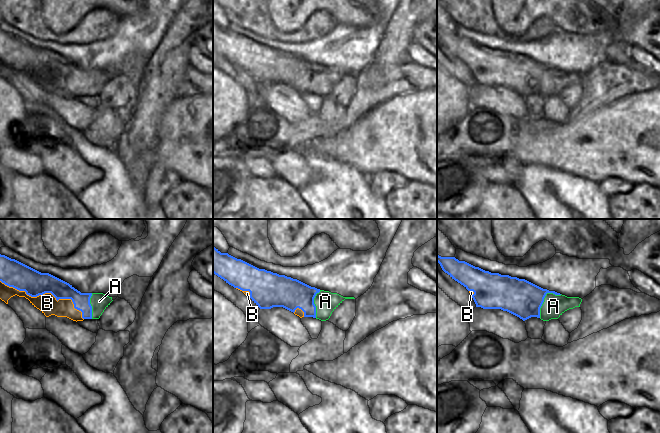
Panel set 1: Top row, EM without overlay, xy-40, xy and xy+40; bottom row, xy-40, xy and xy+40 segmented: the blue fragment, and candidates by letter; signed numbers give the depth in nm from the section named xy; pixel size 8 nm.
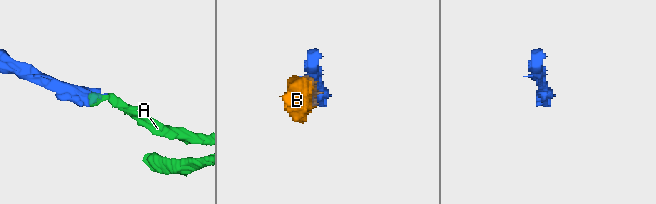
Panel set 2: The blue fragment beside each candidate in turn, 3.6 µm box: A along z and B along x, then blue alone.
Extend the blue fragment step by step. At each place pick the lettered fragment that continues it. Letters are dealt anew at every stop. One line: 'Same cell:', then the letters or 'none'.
Same cell: none.

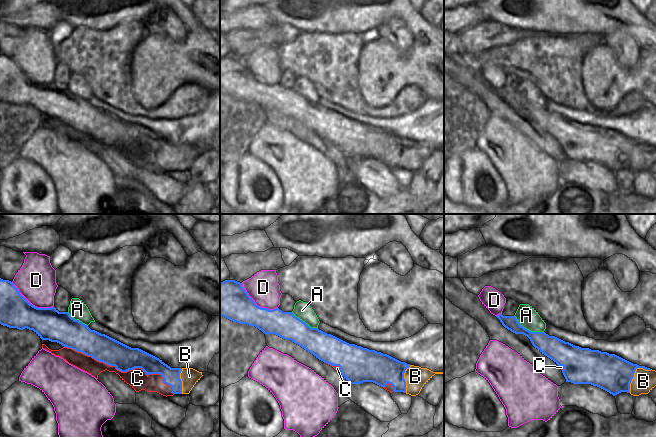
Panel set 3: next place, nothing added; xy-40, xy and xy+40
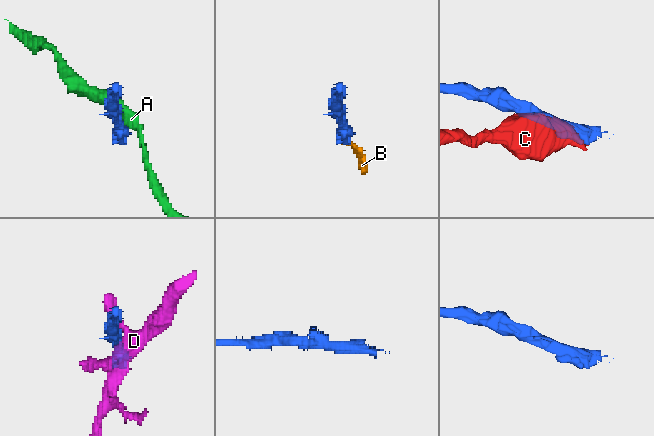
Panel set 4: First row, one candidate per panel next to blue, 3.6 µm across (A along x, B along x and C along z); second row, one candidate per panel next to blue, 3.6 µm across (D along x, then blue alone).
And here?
Same cell: none.

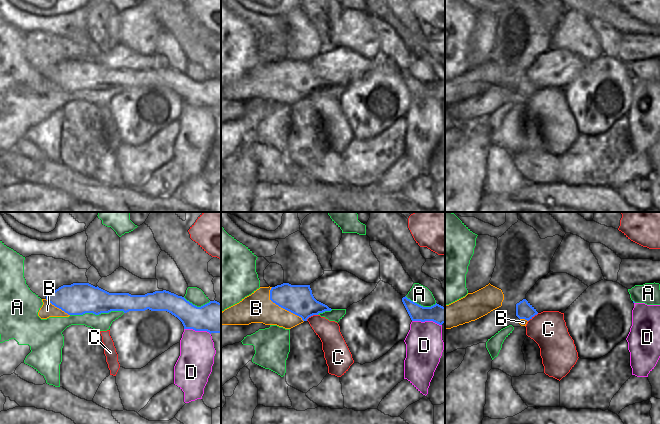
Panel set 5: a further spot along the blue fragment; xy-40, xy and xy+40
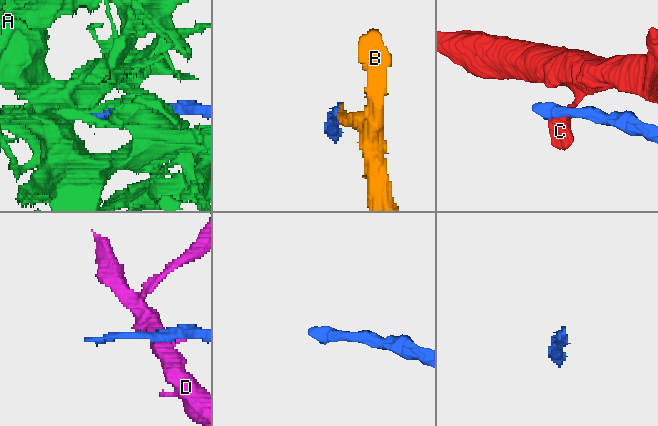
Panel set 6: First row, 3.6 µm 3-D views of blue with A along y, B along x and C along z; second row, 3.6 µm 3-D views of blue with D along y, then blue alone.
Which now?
Same cell: B.

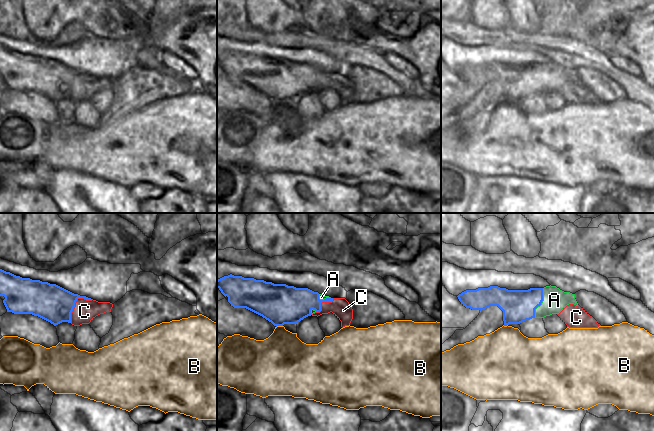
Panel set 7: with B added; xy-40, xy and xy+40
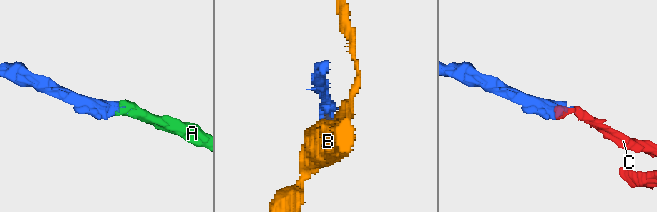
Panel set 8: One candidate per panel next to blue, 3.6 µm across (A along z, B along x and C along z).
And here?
Same cell: A.

